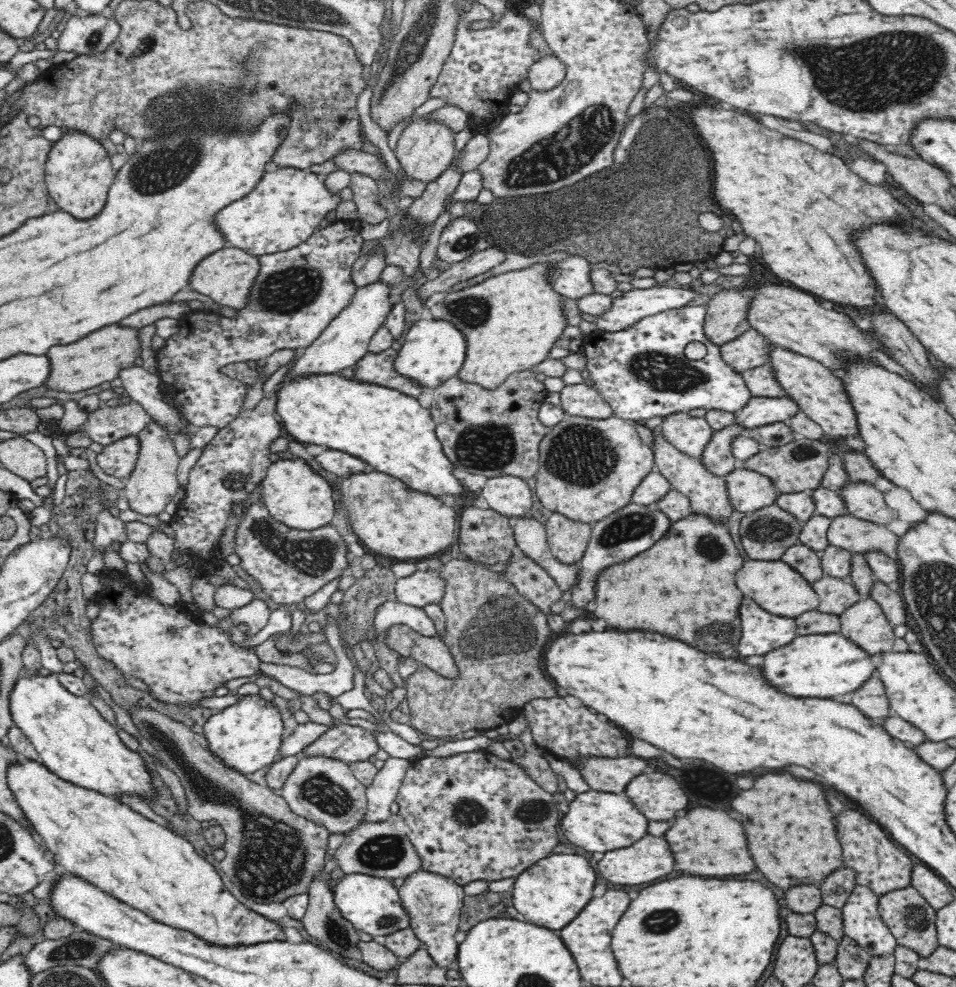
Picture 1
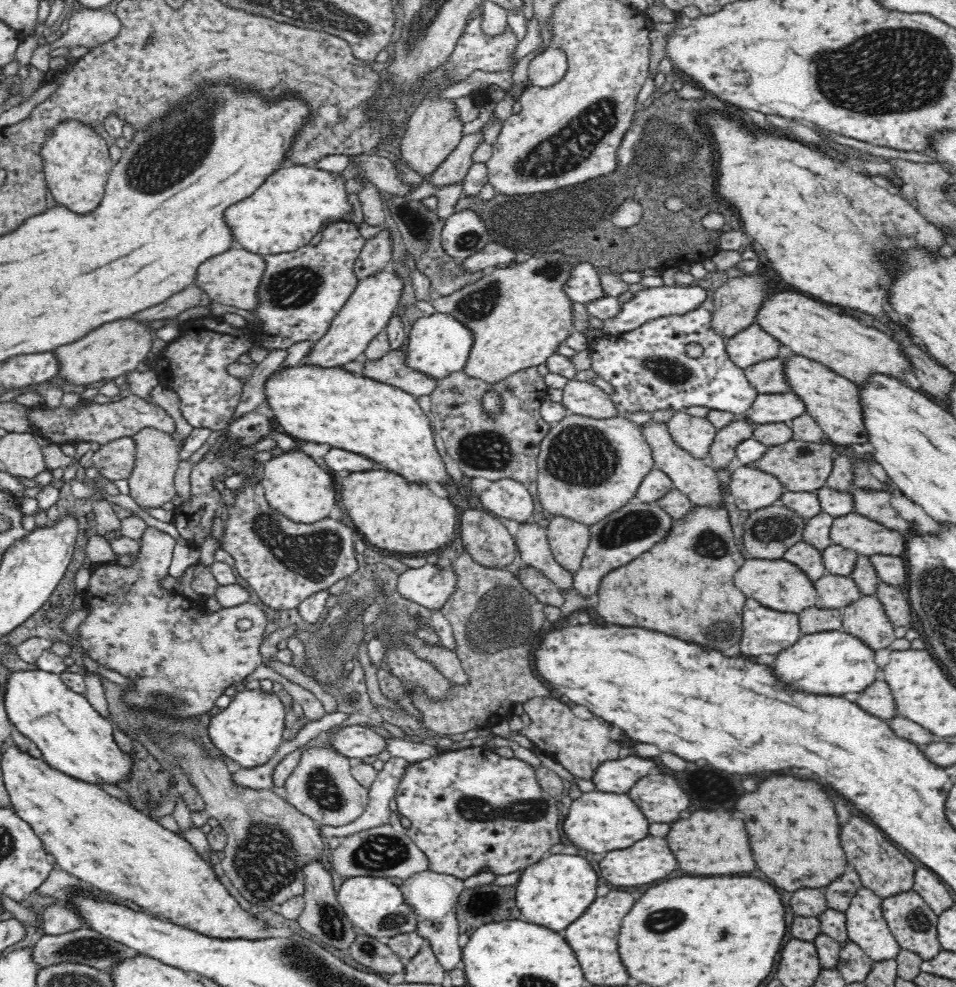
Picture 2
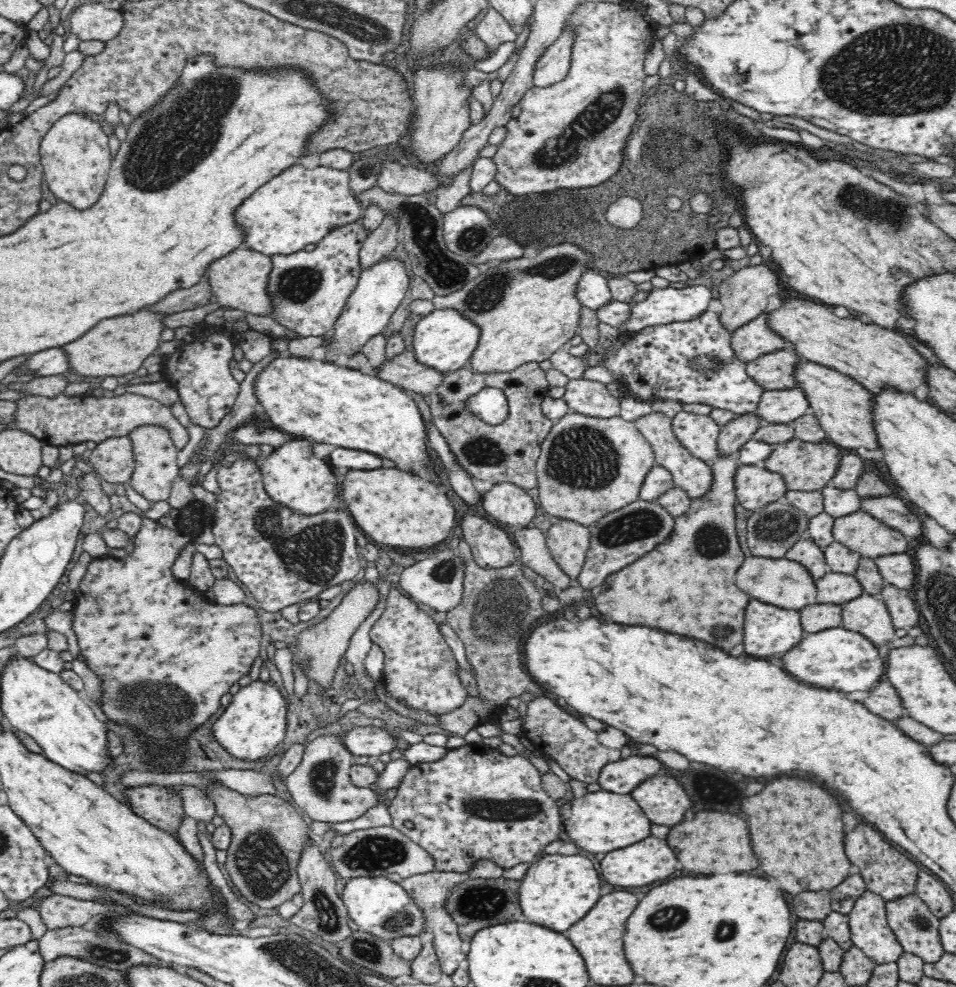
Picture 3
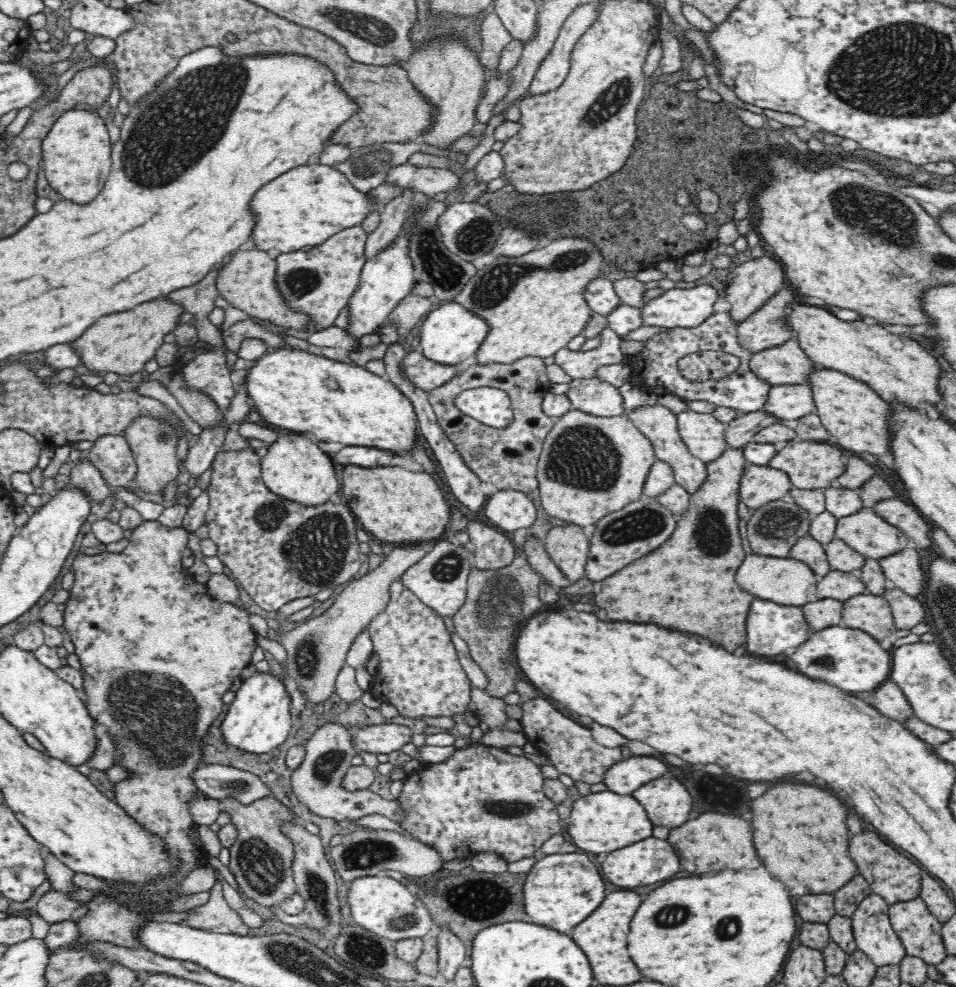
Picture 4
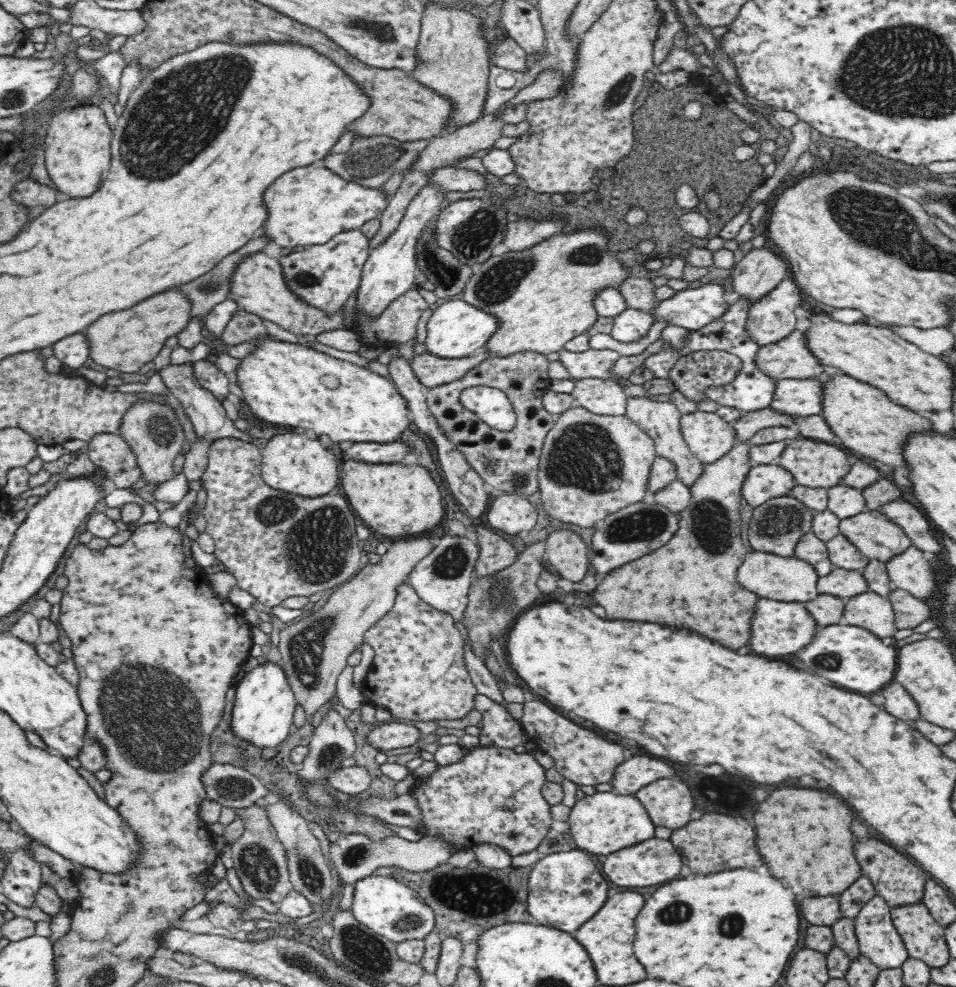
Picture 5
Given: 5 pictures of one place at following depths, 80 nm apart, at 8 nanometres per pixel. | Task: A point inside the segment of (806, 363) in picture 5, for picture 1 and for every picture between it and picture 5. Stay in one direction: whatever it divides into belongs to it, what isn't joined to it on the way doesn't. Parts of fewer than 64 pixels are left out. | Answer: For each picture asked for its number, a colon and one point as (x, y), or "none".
1: (761, 381)
2: (769, 376)
3: (775, 370)
4: (786, 364)

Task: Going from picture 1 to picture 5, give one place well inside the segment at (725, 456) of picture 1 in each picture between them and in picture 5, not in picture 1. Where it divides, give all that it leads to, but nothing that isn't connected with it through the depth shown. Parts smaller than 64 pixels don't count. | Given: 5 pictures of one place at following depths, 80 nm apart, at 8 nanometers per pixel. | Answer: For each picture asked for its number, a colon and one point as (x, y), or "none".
2: (723, 448)
3: (733, 435)
4: (739, 431)
5: (751, 422)

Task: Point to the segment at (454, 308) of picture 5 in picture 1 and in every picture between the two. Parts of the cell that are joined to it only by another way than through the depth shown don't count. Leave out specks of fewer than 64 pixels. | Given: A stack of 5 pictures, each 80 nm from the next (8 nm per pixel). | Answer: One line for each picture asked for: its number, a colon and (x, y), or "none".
1: (434, 350)
2: (438, 345)
3: (445, 339)
4: (451, 333)

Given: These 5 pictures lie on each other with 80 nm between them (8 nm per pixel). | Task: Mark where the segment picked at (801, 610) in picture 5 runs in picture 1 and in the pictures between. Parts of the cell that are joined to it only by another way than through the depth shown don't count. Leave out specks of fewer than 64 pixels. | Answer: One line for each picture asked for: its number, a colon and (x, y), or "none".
1: (762, 632)
2: (765, 632)
3: (768, 629)
4: (772, 628)

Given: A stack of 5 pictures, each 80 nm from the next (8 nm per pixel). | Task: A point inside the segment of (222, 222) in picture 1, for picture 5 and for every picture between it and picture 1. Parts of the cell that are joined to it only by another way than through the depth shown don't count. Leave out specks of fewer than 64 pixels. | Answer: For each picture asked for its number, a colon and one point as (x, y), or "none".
2: (296, 203)
3: (299, 207)
4: (308, 205)
5: (310, 205)

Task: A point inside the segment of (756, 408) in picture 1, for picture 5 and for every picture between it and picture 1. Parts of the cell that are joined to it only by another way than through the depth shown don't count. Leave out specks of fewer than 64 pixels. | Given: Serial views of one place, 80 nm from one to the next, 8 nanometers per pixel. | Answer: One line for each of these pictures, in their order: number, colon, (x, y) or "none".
2: (767, 408)
3: (784, 405)
4: (785, 401)
5: (797, 397)

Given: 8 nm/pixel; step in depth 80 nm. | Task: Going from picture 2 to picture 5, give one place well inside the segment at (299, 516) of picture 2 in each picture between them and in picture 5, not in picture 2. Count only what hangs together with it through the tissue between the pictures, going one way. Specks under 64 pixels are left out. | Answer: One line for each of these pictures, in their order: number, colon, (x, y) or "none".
3: (292, 475)
4: (294, 467)
5: (296, 463)

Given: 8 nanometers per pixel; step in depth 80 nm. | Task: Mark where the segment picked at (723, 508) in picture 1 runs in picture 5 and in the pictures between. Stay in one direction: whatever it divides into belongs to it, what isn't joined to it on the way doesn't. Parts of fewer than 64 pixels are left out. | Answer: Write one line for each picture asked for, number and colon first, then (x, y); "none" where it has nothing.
2: (700, 483)
3: (691, 474)
4: (658, 422)
5: (661, 420)

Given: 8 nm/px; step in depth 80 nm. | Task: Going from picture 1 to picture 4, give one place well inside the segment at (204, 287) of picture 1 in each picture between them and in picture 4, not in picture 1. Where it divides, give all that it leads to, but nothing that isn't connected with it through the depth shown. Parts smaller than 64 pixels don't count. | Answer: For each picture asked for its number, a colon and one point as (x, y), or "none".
2: (233, 278)
3: (240, 279)
4: (248, 281)

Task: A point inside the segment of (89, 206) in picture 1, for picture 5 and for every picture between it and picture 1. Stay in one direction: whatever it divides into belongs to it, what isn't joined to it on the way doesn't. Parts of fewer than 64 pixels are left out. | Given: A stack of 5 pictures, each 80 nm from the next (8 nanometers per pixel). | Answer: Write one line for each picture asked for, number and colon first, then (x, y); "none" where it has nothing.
2: (76, 162)
3: (76, 159)
4: (77, 151)
5: (78, 141)

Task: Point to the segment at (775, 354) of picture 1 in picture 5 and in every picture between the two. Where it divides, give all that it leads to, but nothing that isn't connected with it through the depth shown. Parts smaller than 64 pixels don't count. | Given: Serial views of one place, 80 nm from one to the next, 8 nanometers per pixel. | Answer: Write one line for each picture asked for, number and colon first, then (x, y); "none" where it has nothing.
2: (834, 402)
3: (843, 407)
4: (857, 418)
5: (864, 419)

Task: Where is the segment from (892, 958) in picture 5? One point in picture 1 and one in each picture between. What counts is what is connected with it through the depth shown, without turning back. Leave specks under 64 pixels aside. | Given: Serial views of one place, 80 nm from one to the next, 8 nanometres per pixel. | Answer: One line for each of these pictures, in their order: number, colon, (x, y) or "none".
1: (862, 922)
2: (867, 927)
3: (870, 931)
4: (873, 933)

